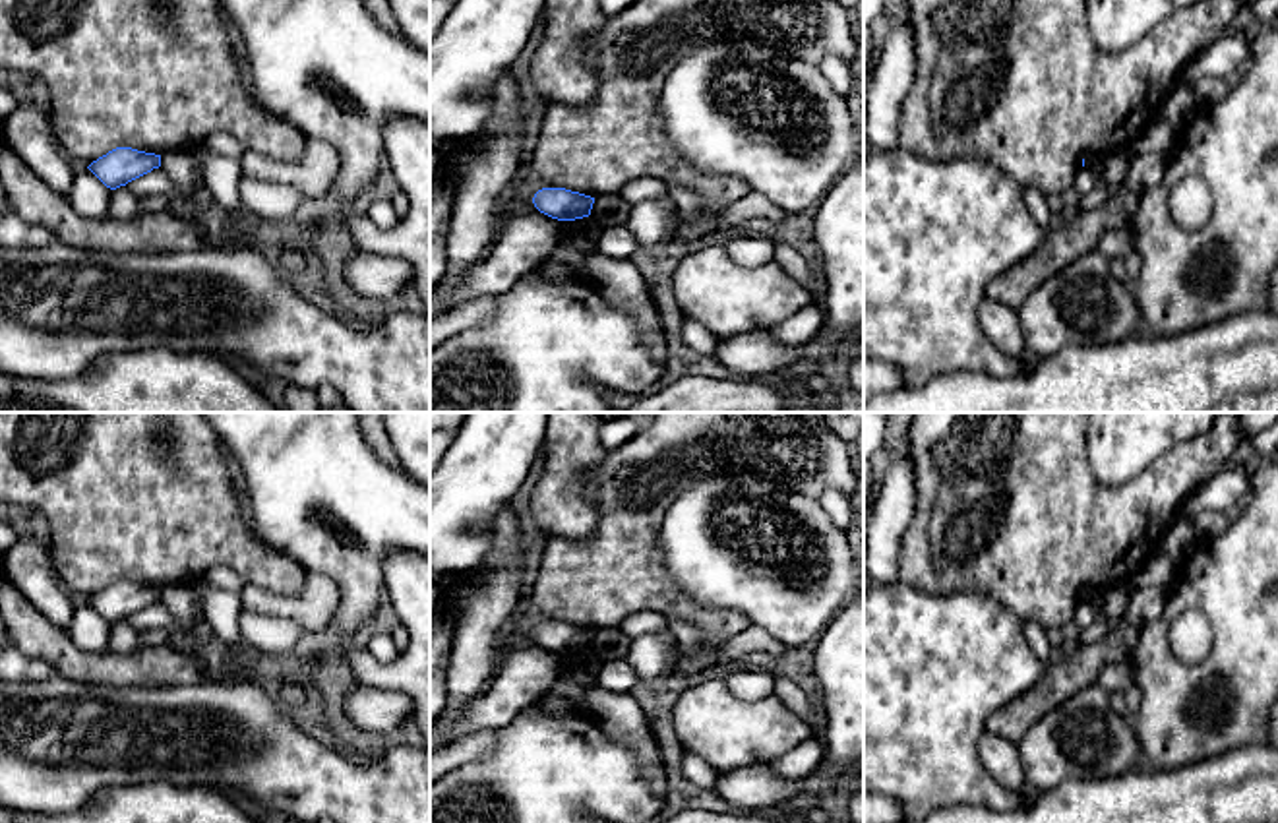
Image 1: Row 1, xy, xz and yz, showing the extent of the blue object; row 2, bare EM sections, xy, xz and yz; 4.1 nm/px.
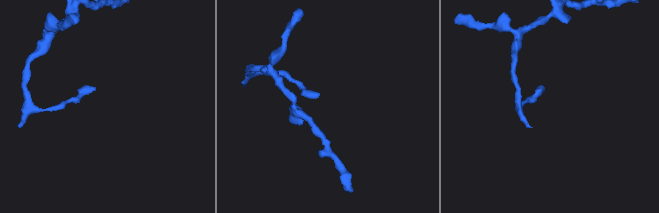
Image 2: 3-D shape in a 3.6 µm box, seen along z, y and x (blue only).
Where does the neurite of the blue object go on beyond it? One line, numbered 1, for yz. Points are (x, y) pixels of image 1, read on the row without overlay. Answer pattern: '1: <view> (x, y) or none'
1: none

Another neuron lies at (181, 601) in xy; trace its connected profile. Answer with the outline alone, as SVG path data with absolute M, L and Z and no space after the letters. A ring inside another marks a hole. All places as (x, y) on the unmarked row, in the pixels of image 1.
M174 585L174 587L163 587L161 589L161 600L159 600L172 618L182 624L186 629L196 620L196 594L192 591L192 585Z

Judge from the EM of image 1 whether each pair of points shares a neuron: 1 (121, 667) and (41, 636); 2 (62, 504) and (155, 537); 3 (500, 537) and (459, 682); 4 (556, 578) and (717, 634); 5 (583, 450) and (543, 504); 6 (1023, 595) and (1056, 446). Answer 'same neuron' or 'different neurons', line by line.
1: same neuron
2: same neuron
3: same neuron
4: same neuron
5: same neuron
6: same neuron

